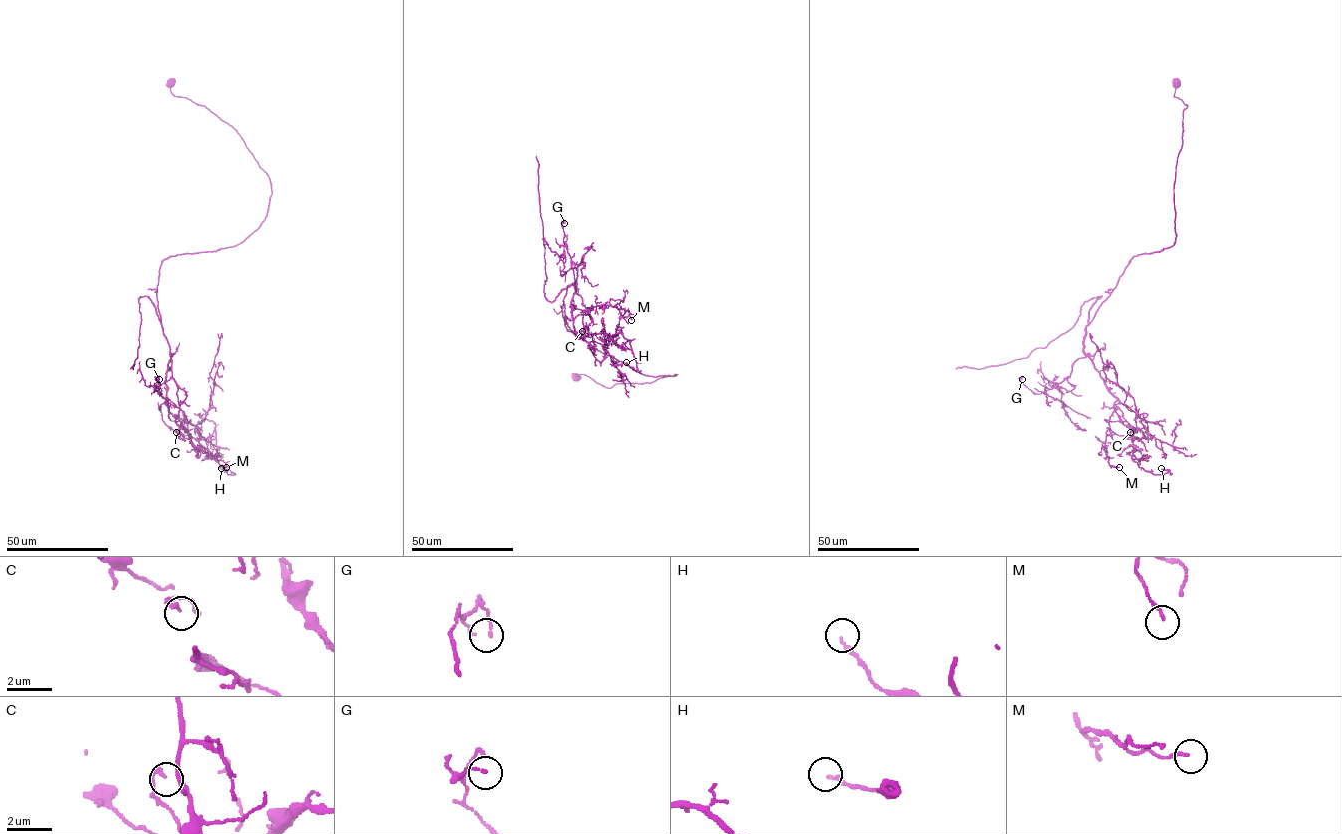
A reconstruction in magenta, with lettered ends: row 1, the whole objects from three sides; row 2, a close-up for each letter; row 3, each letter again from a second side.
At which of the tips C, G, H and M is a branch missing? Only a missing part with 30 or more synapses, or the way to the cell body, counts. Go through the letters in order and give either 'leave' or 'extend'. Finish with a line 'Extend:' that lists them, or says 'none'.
C: leave
G: leave
H: leave
M: leave
Extend: none

